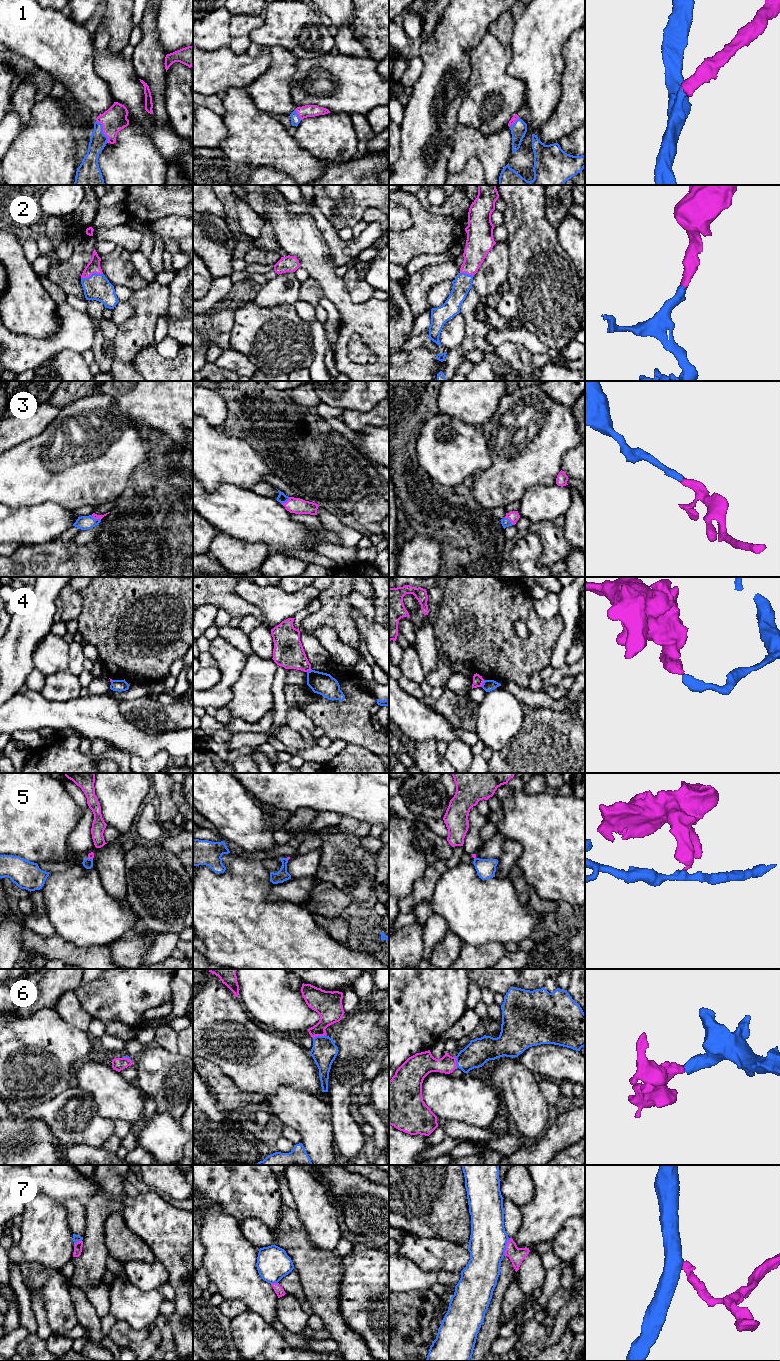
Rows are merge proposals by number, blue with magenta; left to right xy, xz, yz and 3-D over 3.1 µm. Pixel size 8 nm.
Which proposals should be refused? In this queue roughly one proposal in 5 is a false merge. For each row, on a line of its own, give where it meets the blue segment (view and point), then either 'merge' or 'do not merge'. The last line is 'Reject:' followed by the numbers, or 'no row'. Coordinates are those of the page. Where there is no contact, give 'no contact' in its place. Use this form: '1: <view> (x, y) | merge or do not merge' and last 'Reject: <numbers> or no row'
1: xy (102, 131) | merge
2: xy (92, 274) | merge
3: xz (285, 502) | merge
4: yz (483, 683) | do not merge
5: xy (90, 859) | do not merge
6: xz (319, 1036) | merge
7: yz (505, 1247) | do not merge
Reject: 4, 5, 7

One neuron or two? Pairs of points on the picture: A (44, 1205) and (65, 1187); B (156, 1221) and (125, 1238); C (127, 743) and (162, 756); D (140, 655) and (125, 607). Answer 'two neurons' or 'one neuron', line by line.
A: two neurons
B: two neurons
C: two neurons
D: one neuron

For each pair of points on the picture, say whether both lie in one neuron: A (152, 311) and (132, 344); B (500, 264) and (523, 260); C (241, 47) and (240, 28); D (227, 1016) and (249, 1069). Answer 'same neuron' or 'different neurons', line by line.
A: same neuron
B: different neurons
C: same neuron
D: same neuron

